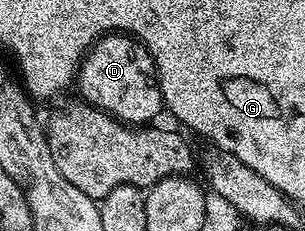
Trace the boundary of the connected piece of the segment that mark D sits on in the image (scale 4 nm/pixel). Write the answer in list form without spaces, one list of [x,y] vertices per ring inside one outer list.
[[[112,33],[104,35],[102,39],[92,43],[77,72],[77,88],[81,94],[82,102],[89,103],[98,111],[106,111],[112,119],[128,125],[147,125],[150,119],[155,119],[159,111],[164,110],[163,94],[155,74],[155,62],[147,48],[133,35],[126,33]]]

